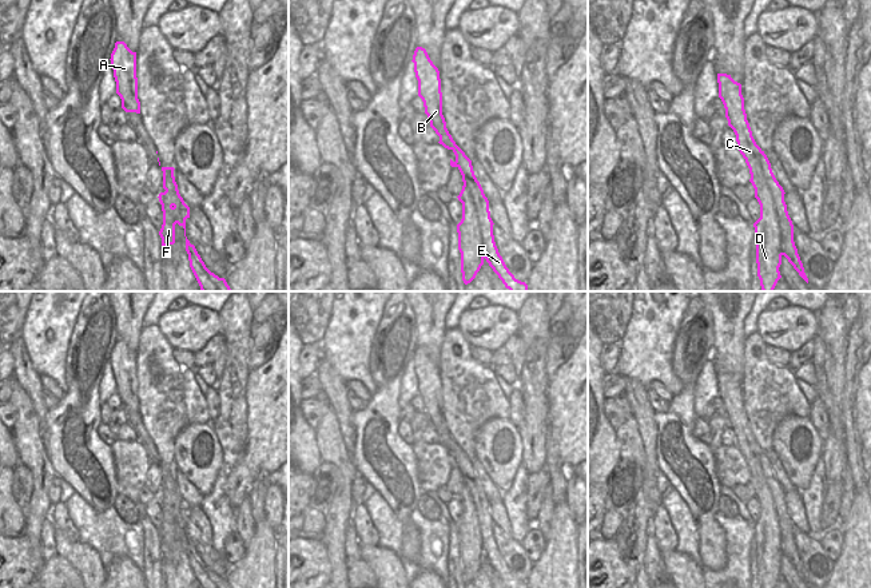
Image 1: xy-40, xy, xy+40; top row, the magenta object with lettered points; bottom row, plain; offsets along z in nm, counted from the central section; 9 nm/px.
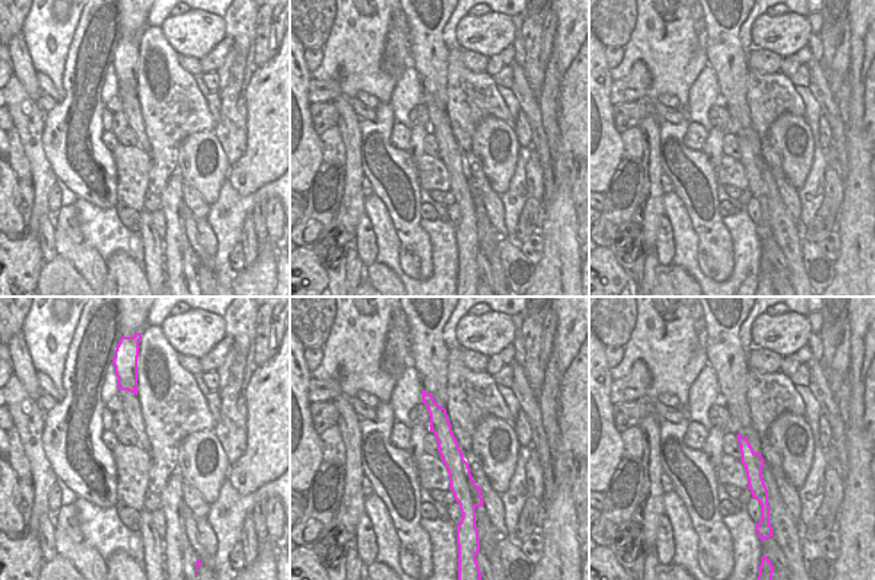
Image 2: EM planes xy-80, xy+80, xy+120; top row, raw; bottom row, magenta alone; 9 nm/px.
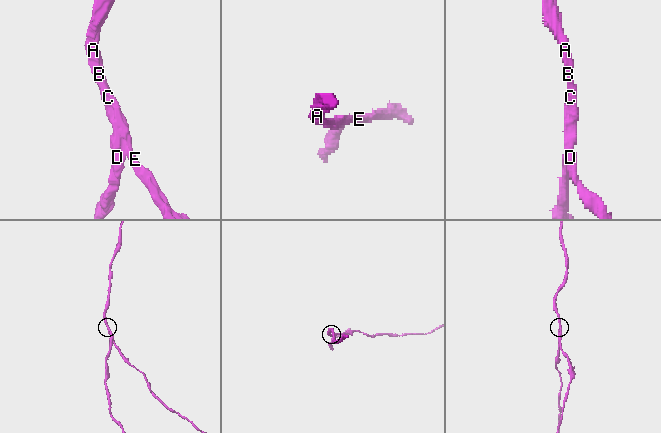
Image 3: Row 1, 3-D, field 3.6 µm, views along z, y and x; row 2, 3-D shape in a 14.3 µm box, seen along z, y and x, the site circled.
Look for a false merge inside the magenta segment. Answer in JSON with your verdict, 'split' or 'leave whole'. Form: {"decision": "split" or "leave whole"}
{"decision": "split"}

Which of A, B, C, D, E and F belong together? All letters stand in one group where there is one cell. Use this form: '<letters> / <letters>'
A B C D F / E

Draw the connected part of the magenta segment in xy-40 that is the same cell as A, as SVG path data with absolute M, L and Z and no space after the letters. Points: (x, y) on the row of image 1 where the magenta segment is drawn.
M116 41L110 60L116 82L116 94L122 99L122 108L126 112L140 114L140 102L138 99L136 52L132 52L124 41Z

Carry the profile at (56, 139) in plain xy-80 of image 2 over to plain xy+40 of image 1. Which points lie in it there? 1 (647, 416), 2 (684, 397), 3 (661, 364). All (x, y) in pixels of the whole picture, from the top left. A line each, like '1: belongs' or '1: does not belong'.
1: does not belong
2: belongs
3: does not belong

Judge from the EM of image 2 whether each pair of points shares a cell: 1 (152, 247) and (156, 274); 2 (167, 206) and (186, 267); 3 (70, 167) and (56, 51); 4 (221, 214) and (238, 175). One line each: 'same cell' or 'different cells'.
1: same cell
2: same cell
3: different cells
4: different cells

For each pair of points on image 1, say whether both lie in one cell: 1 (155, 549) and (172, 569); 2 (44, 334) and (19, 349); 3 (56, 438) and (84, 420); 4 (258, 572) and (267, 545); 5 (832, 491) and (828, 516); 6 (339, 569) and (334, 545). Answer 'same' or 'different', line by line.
1: different
2: different
3: same
4: same
5: same
6: same

